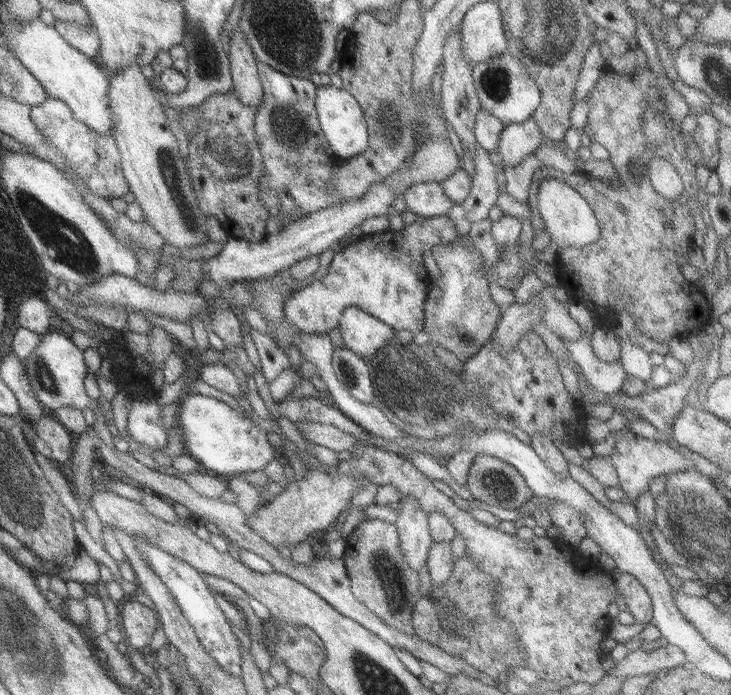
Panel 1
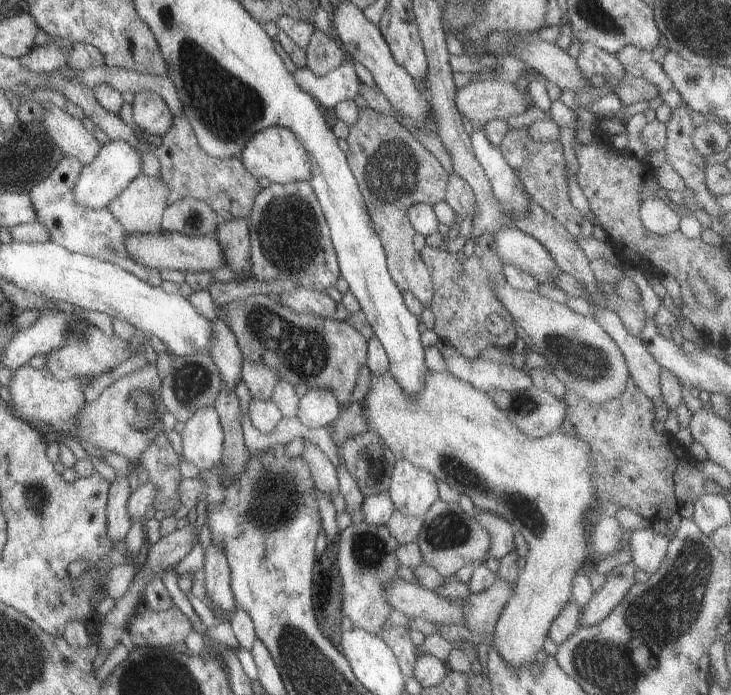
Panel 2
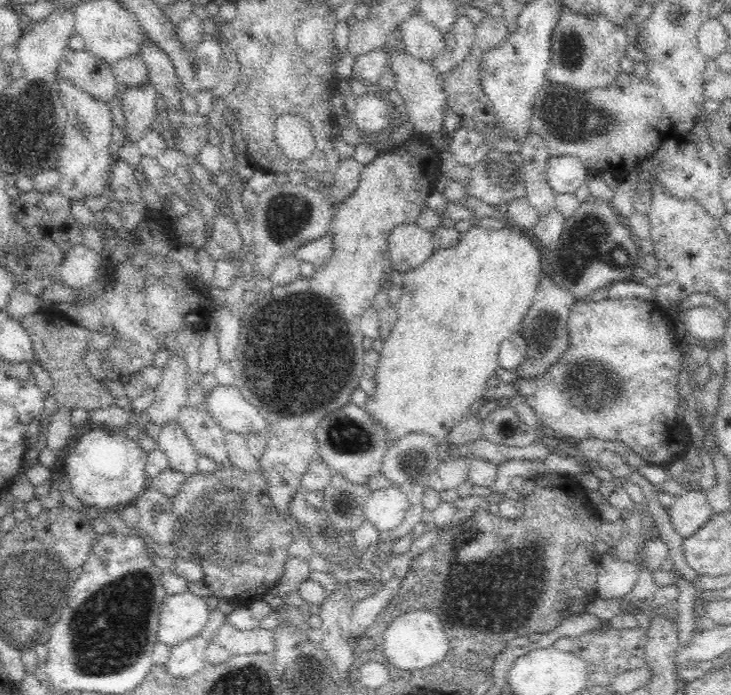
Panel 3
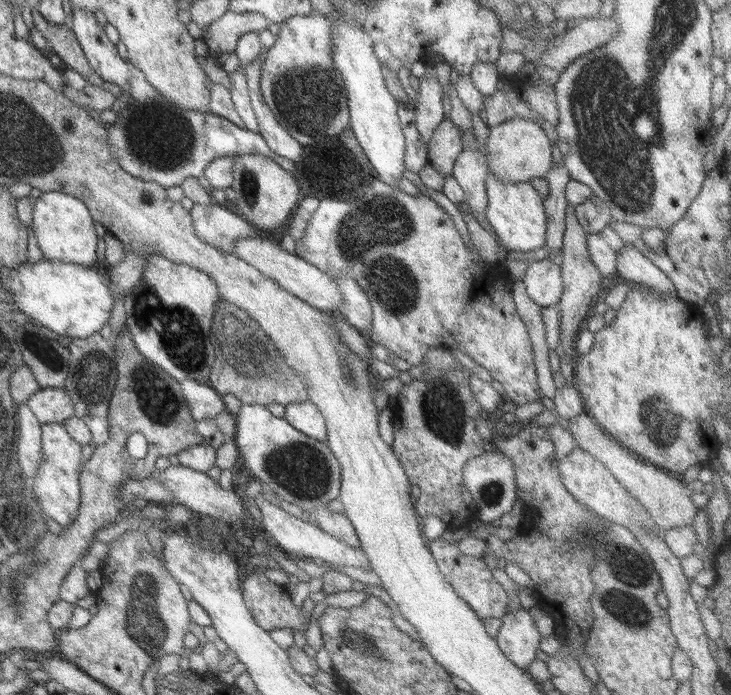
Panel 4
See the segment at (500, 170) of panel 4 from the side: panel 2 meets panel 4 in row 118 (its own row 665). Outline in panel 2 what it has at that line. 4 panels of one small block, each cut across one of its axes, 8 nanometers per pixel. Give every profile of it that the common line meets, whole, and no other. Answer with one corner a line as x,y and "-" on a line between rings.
428,370
424,387
416,395
404,393
388,373
371,373
371,386
362,398
361,412
367,430
379,435
396,460
405,459
426,470
435,480
468,496
477,509
510,522
526,540
525,564
516,575
511,596
503,605
491,635
492,647
508,665
522,667
535,662
536,652
546,641
551,621
572,600
571,580
577,576
575,572
590,566
587,532
599,510
592,489
594,468
588,442
561,431
539,438
526,437
490,396
447,371

